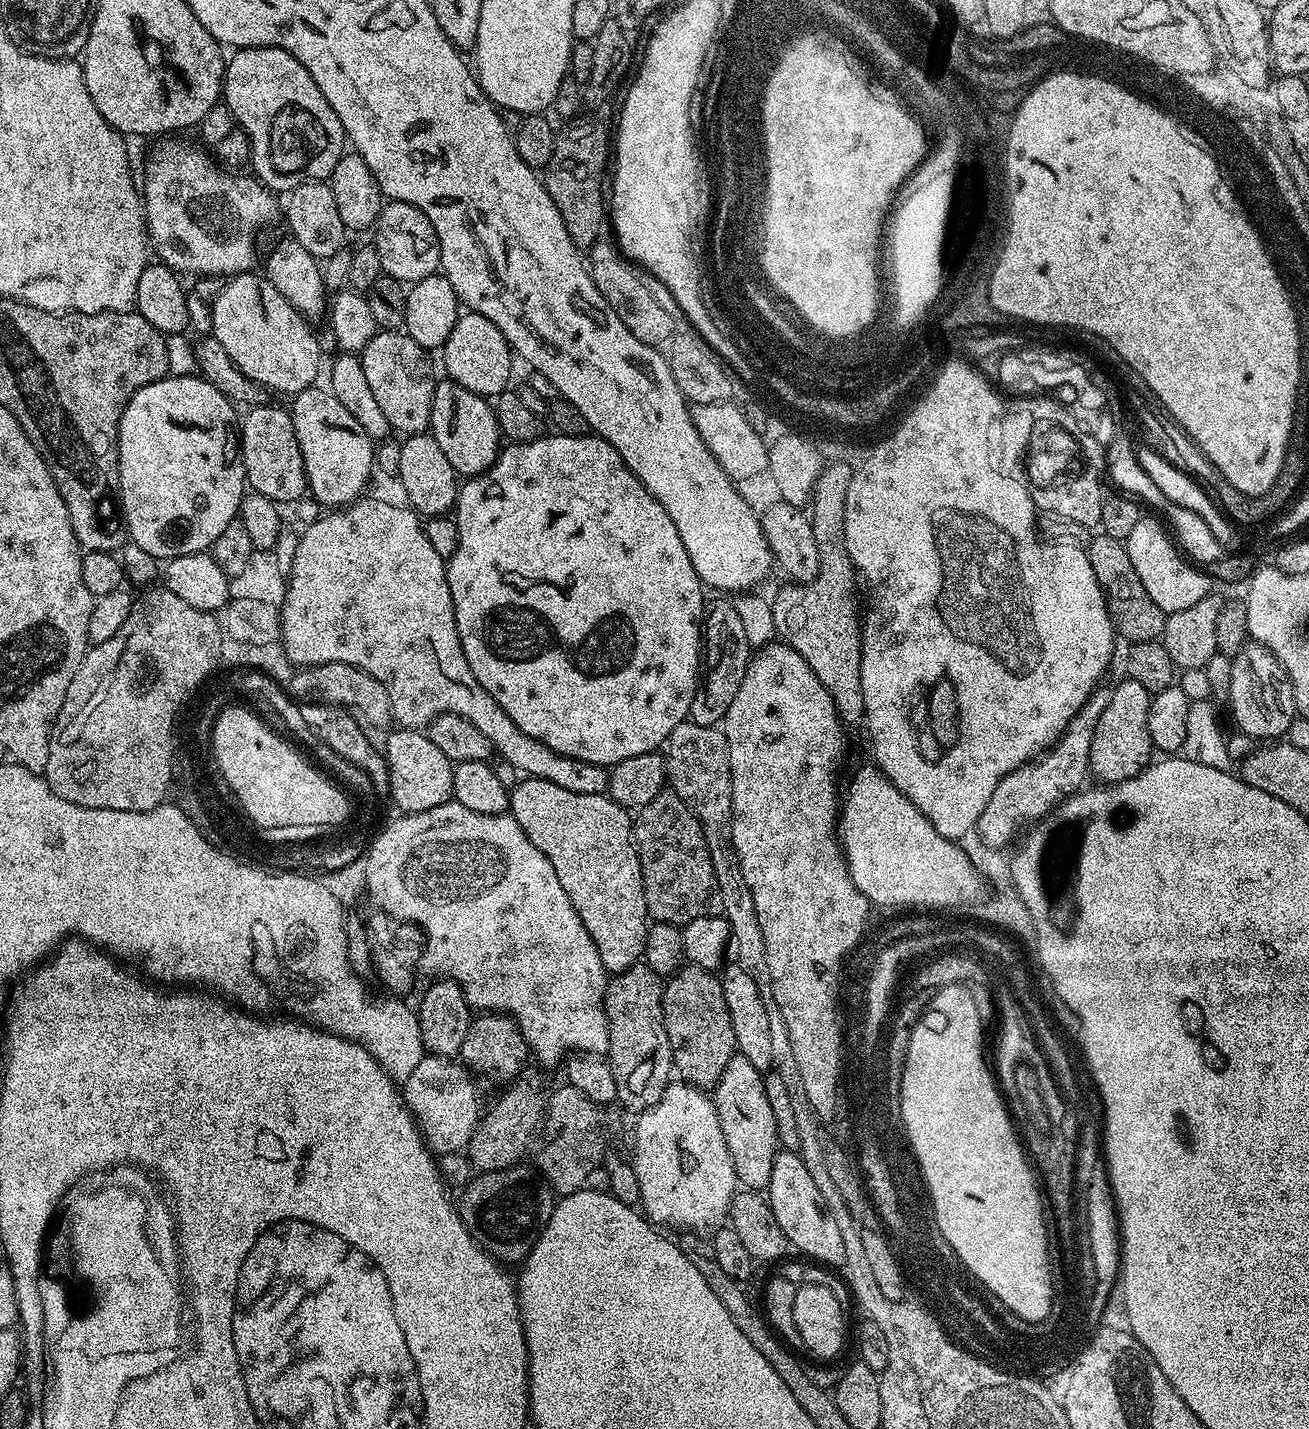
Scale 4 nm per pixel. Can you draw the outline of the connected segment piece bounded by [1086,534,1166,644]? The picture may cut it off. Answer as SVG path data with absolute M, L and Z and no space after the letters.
M1096 534L1087 541L1086 551L1090 566L1094 570L1094 578L1098 578L1098 586L1104 595L1117 637L1132 644L1160 640L1164 634L1166 614L1155 604L1154 598L1146 594L1146 586L1138 582L1138 574L1134 574L1134 565L1131 564L1130 554L1126 554L1123 543L1109 536Z

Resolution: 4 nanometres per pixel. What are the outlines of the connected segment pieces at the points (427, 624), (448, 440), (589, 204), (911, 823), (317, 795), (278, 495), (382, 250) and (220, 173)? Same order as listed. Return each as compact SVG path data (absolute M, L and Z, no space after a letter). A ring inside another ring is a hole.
M361 498L355 504L345 507L343 510L332 510L324 514L328 516L318 517L299 537L300 540L293 558L293 570L286 580L287 588L285 590L284 603L279 609L281 620L280 639L282 647L284 646L285 654L294 663L304 664L303 666L315 666L326 662L342 662L343 664L358 666L362 670L366 670L366 674L370 674L374 678L378 678L378 682L382 682L382 686L392 703L393 721L401 728L420 730L427 726L436 716L441 716L447 712L458 714L462 718L474 722L474 726L478 726L478 730L482 730L482 734L486 734L486 738L490 738L490 742L493 749L498 753L499 759L516 768L517 773L523 774L528 778L554 782L558 786L562 786L562 790L574 790L574 794L607 793L609 769L605 765L571 760L568 756L559 756L557 752L552 752L542 742L522 734L522 730L518 730L518 726L514 726L512 719L504 713L502 706L498 706L498 702L494 702L494 698L490 698L490 694L486 694L486 690L482 690L482 686L476 681L474 674L470 670L470 662L466 662L466 654L462 650L462 642L458 638L458 626L454 618L454 602L448 585L446 561L436 553L434 546L430 546L430 538L426 538L421 517L411 507L403 506L404 508L399 508L398 505L391 504L388 500L368 499Z
M447 378L441 379L434 390L430 434L436 439L438 446L442 446L442 454L446 454L450 466L454 466L456 473L464 478L480 476L488 471L488 467L496 461L502 447L500 427L492 413L491 403L485 397L474 394Z
M580 120L565 123L556 133L554 154L550 158L548 167L543 169L542 179L550 198L554 198L554 206L558 206L558 214L562 214L562 222L566 222L566 234L570 234L577 248L587 250L593 242L601 239L600 227L606 224L606 176L604 171L610 168L610 136L604 133L600 124L592 120Z
M875 766L860 768L853 774L848 784L848 797L845 800L843 797L838 812L838 835L854 886L858 886L873 905L890 904L894 908L904 900L912 900L912 910L915 910L920 904L956 904L956 900L975 898L976 892L982 891L976 872L968 868L972 856L967 851L963 852L959 843L938 834L922 810L918 810L918 806L914 806L914 802L910 802L910 798L906 798L906 794L893 786Z
M229 706L226 710L224 720L220 720L220 724L216 728L216 757L218 763L224 764L224 772L227 780L232 780L232 788L236 788L236 792L240 792L240 800L242 803L248 804L248 812L252 812L252 816L256 816L256 820L260 820L260 824L324 824L324 820L341 820L341 818L344 818L344 806L350 802L349 797L342 790L344 788L340 786L335 788L314 765L307 764L274 729L267 728L248 708Z
M271 402L258 404L243 413L242 423L239 425L240 456L244 459L244 478L247 487L258 494L266 494L266 498L276 501L281 506L287 506L291 500L296 500L300 495L305 495L308 479L304 473L302 454L298 450L298 438L294 434L292 413L287 407L275 408Z
M388 200L380 209L380 216L374 225L374 243L380 259L380 271L383 275L399 280L405 286L416 284L422 278L437 275L440 268L440 247L438 234L430 226L430 218L406 202Z
M164 138L159 141L160 144L148 156L148 165L144 168L144 180L142 184L142 203L144 206L144 223L148 233L148 239L154 245L154 252L158 255L159 263L172 269L177 274L186 275L189 278L198 276L218 276L221 278L231 278L240 275L242 272L253 271L257 267L256 264L256 231L259 228L264 228L272 219L275 218L276 212L278 216L278 204L276 208L277 197L272 189L265 188L255 175L247 174L248 176L240 176L244 174L233 174L228 168L221 166L211 155L208 156L203 152L203 147L195 148L192 144L183 144L182 141L176 140L180 138Z

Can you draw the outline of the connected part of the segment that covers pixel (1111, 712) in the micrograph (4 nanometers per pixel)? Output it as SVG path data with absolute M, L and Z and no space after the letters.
M1127 678L1121 680L1120 685L1112 688L1110 702L1106 710L1102 710L1098 726L1094 726L1094 742L1090 742L1090 772L1104 786L1133 780L1143 768L1148 767L1154 756L1148 725L1153 693L1148 692L1146 686L1141 686L1139 682Z

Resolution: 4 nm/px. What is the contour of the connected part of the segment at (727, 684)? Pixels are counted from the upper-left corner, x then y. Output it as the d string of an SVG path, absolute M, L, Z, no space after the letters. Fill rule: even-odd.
M728 598L720 599L724 600L709 599L706 604L706 615L702 621L702 671L688 711L690 720L704 727L716 726L723 721L726 710L730 710L730 702L734 702L734 694L738 694L738 686L742 686L742 678L754 655L754 648L747 641L745 627L738 618L733 601Z

